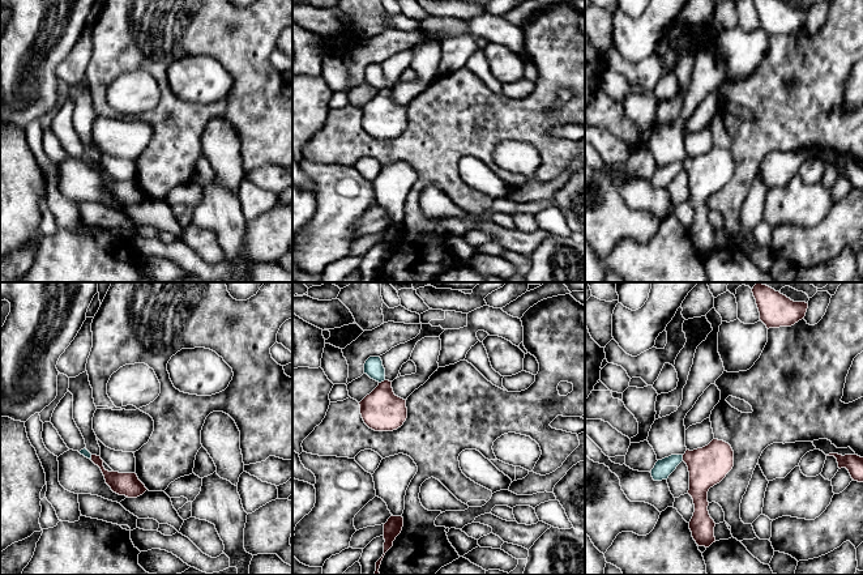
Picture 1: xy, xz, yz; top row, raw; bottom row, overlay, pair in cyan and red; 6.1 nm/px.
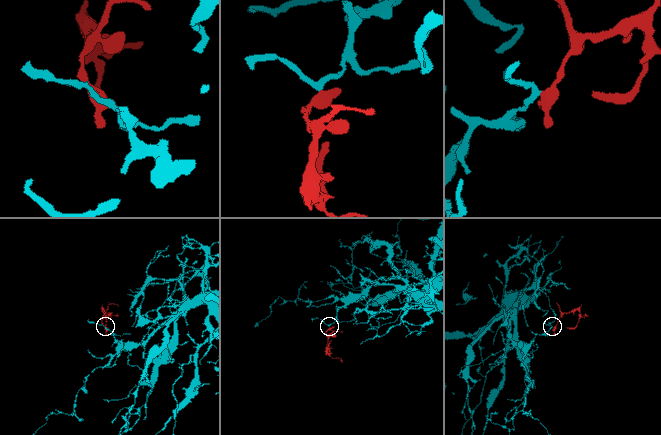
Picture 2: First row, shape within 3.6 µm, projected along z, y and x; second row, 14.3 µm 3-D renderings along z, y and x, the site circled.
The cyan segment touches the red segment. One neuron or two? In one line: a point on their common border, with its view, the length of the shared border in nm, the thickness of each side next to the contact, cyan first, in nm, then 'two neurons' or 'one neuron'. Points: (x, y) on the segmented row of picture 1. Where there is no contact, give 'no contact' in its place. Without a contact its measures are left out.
xz (381, 380) | 50 nm | 120/260 nm | two neurons

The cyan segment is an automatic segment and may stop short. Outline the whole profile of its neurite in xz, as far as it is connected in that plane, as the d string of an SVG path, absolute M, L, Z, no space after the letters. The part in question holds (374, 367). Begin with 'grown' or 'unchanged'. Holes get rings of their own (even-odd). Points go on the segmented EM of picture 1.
unchanged; M369 357L364 363L364 374L381 383L385 380L385 369L380 357Z

